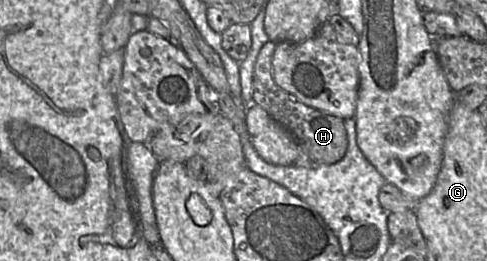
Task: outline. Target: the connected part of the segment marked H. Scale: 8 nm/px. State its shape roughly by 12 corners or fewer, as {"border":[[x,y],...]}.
{"border":[[276,42],[257,55],[252,103],[294,137],[293,165],[340,161],[344,120],[301,103],[272,77]]}

